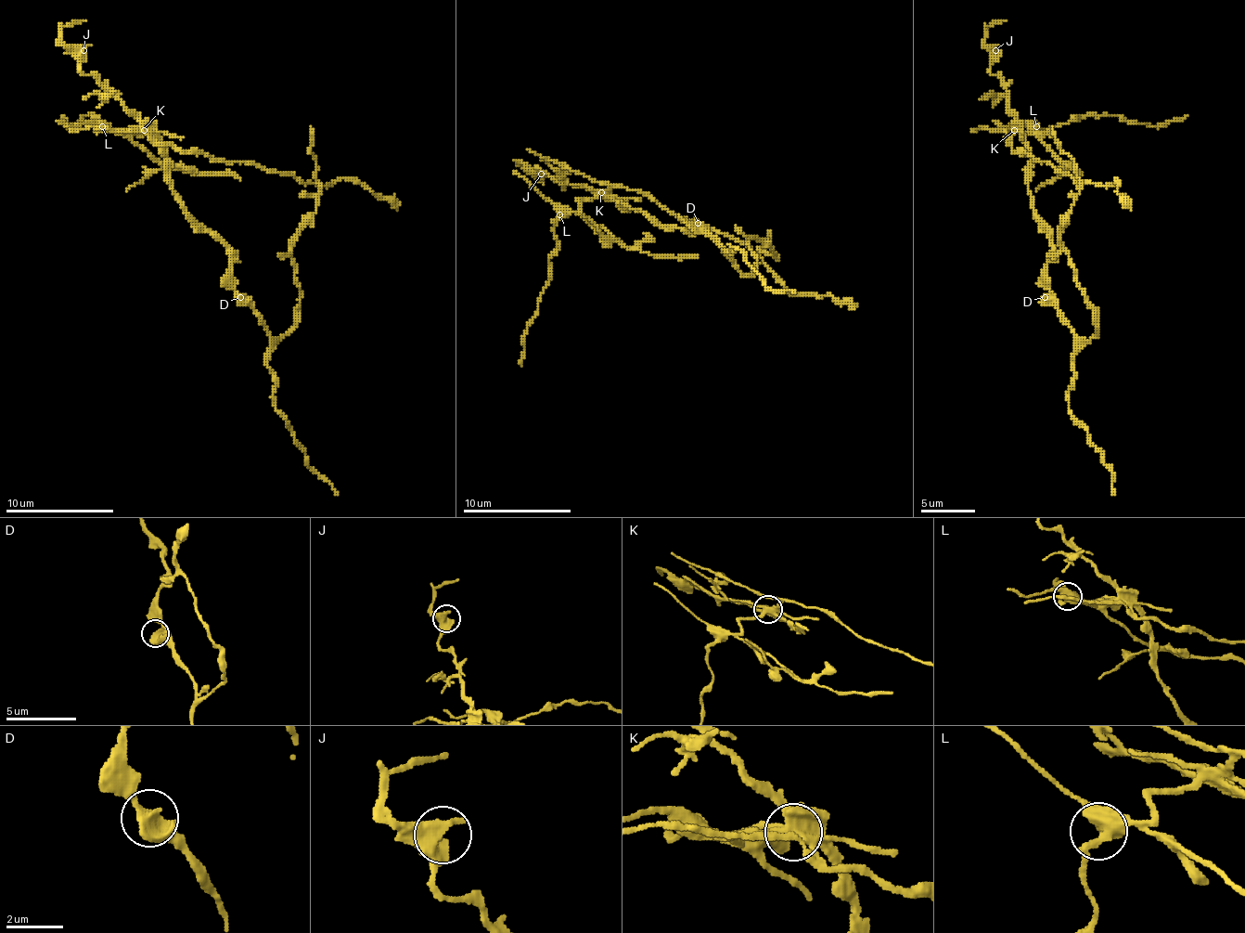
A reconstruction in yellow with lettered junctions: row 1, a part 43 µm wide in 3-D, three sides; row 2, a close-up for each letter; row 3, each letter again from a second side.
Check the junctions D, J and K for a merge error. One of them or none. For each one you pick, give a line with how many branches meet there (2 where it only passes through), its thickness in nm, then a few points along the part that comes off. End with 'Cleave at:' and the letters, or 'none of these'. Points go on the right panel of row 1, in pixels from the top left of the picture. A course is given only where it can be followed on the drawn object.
K: Branches: 5. Thickness 360 nm. Course of the part to remove: (1014, 129), (1009, 143), (1014, 150), (1025, 150), (1080, 183), (1110, 186), (1114, 177), (1131, 210)
Cleave at: K

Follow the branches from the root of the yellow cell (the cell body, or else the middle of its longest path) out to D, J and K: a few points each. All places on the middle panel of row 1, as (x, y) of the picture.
D: (654, 220), (684, 230), (698, 223)
J: (654, 220), (644, 212), (630, 206), (624, 209), (583, 187), (559, 185), (538, 168), (541, 174)
K: (654, 220), (630, 206), (627, 209), (619, 206), (609, 195), (600, 192)

